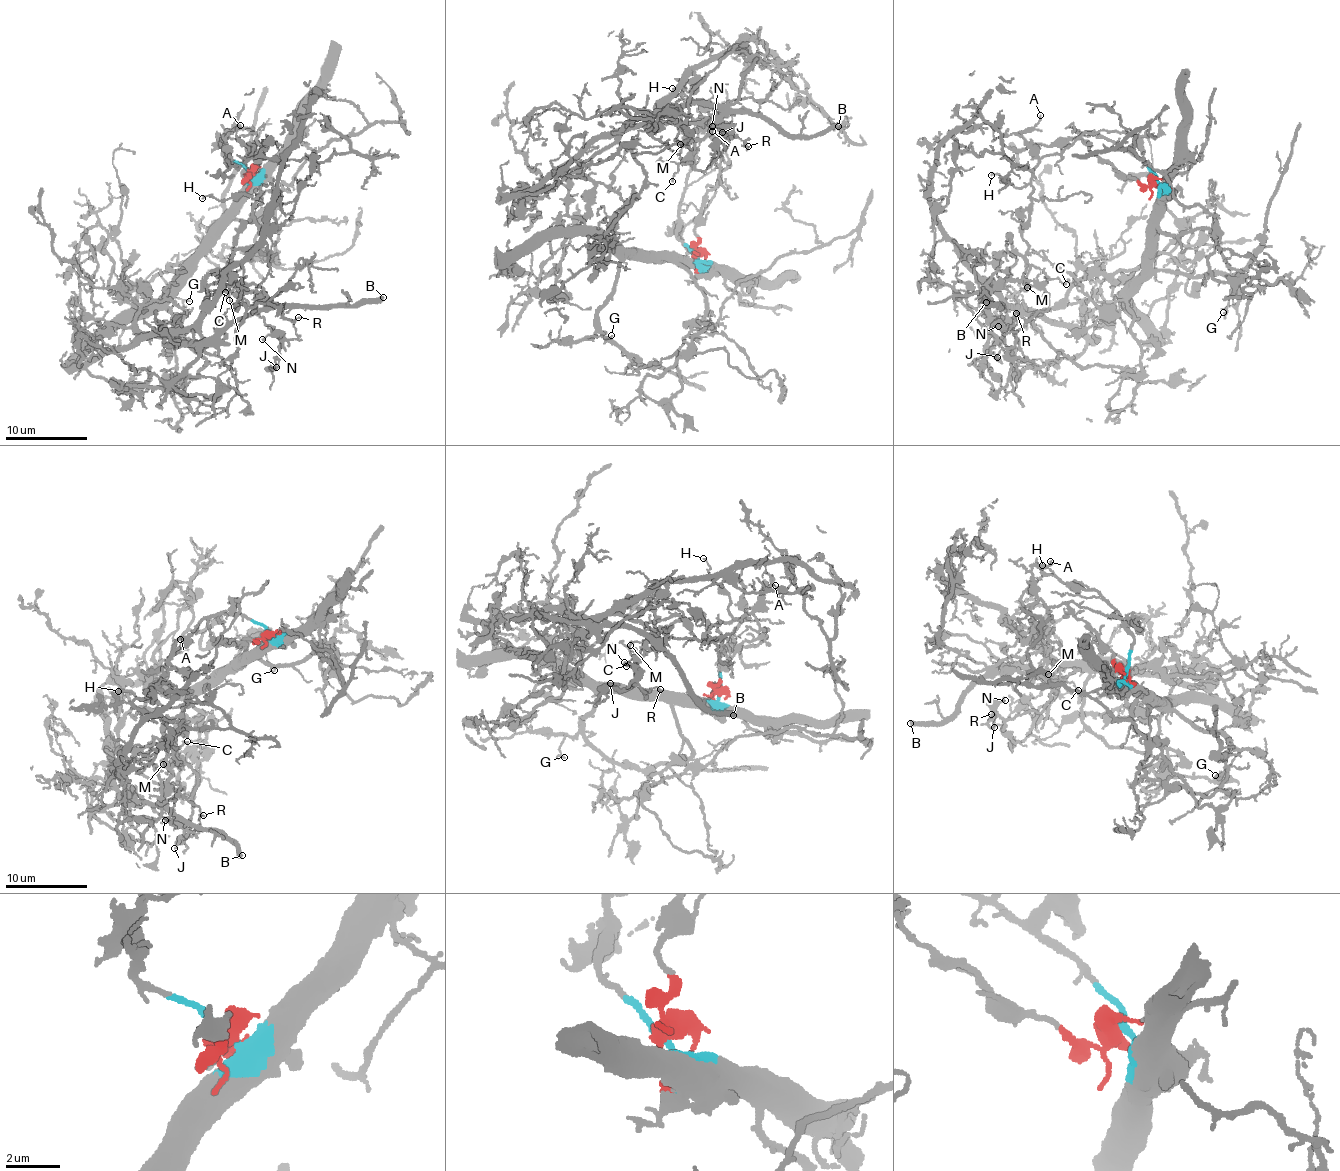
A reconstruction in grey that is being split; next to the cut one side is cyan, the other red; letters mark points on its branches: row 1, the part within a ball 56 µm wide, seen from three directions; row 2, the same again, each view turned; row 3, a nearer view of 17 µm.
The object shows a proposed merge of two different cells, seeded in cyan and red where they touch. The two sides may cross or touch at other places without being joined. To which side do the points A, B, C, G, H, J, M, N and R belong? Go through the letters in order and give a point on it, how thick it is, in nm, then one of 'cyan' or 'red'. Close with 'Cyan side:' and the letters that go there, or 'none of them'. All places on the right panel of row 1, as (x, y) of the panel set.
A: at (1040, 115); 130 nm thick; red
B: at (986, 302); 400 nm thick; red
C: at (1066, 284); 130 nm thick; red
G: at (1223, 312); 80 nm thick; cyan
H: at (991, 175); 100 nm thick; red
J: at (997, 357); 100 nm thick; red
M: at (1027, 287); 170 nm thick; red
N: at (998, 326); 140 nm thick; red
R: at (1016, 313); 120 nm thick; red
Cyan side: G

